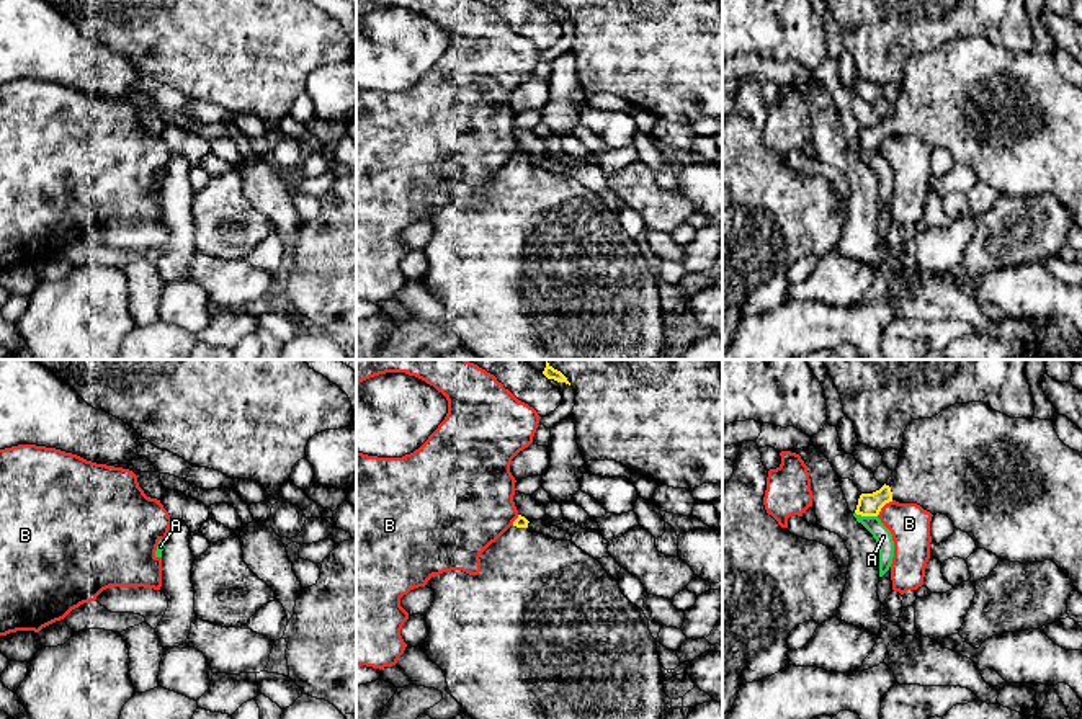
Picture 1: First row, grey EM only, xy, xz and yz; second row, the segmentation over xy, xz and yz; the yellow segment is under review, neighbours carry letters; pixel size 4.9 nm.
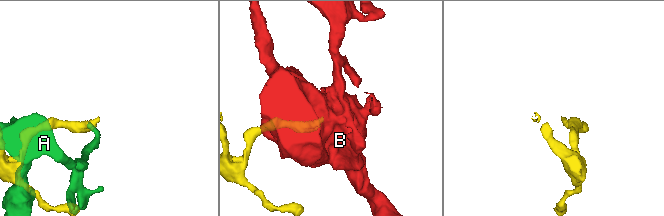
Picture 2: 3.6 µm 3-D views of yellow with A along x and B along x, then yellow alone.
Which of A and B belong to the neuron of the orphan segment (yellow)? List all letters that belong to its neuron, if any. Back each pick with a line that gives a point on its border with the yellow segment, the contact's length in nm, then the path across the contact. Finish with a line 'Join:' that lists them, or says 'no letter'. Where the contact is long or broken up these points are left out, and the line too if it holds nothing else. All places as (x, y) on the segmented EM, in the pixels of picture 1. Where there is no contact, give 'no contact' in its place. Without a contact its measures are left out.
Join: no letter

